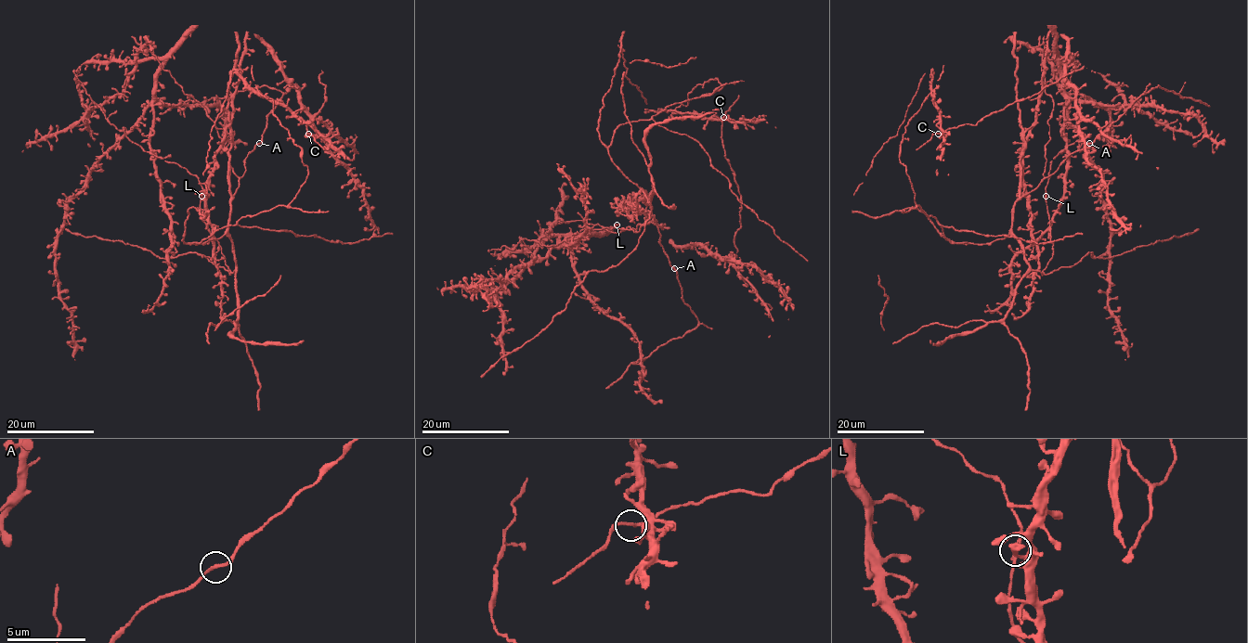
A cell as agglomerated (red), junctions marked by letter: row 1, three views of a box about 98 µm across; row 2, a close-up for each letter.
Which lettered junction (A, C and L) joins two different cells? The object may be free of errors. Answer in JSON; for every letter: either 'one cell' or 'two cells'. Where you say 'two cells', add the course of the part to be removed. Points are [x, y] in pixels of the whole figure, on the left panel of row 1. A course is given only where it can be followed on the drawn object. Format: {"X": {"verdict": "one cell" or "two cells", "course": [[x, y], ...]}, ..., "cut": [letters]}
{"A": {"verdict": "one cell"}, "C": {"verdict": "one cell"}, "L": {"verdict": "one cell"}, "cut": []}

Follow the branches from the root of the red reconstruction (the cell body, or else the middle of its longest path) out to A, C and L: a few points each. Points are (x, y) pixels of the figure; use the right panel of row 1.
A: (1020, 198), (1050, 176), (1069, 155), (1089, 143)
C: (1020, 198), (1004, 238), (947, 239), (916, 206), (899, 160), (904, 127), (929, 93), (938, 134)
L: (1020, 198), (1014, 206), (1012, 235), (1022, 250), (1024, 260), (1040, 272), (1052, 256), (1046, 196)

